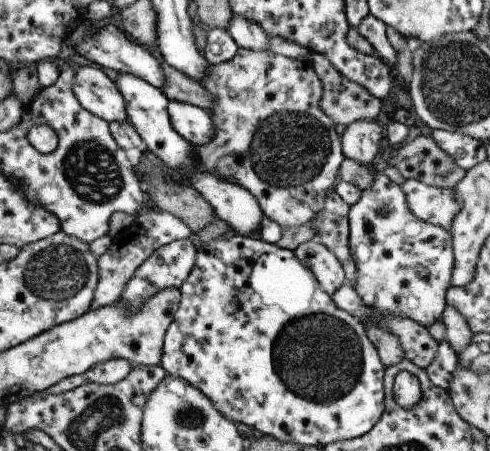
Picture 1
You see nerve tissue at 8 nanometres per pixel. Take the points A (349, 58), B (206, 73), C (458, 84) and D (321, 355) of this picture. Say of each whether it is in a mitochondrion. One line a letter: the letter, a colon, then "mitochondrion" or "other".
A: other
B: other
C: mitochondrion
D: mitochondrion

